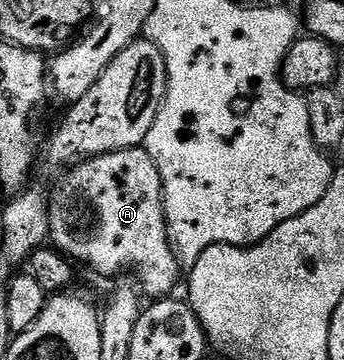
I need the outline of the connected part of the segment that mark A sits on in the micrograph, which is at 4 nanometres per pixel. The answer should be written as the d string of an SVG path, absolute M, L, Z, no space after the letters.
M144 147L124 149L91 157L88 161L72 166L66 173L69 174L58 183L57 190L49 193L49 236L52 248L58 249L74 262L82 261L90 265L95 272L105 277L113 277L124 269L130 269L137 276L136 284L146 298L168 298L177 280L180 277L182 280L183 266L169 241L169 226L165 223L165 198L161 196L161 176L159 167L155 167L155 159L151 159Z

